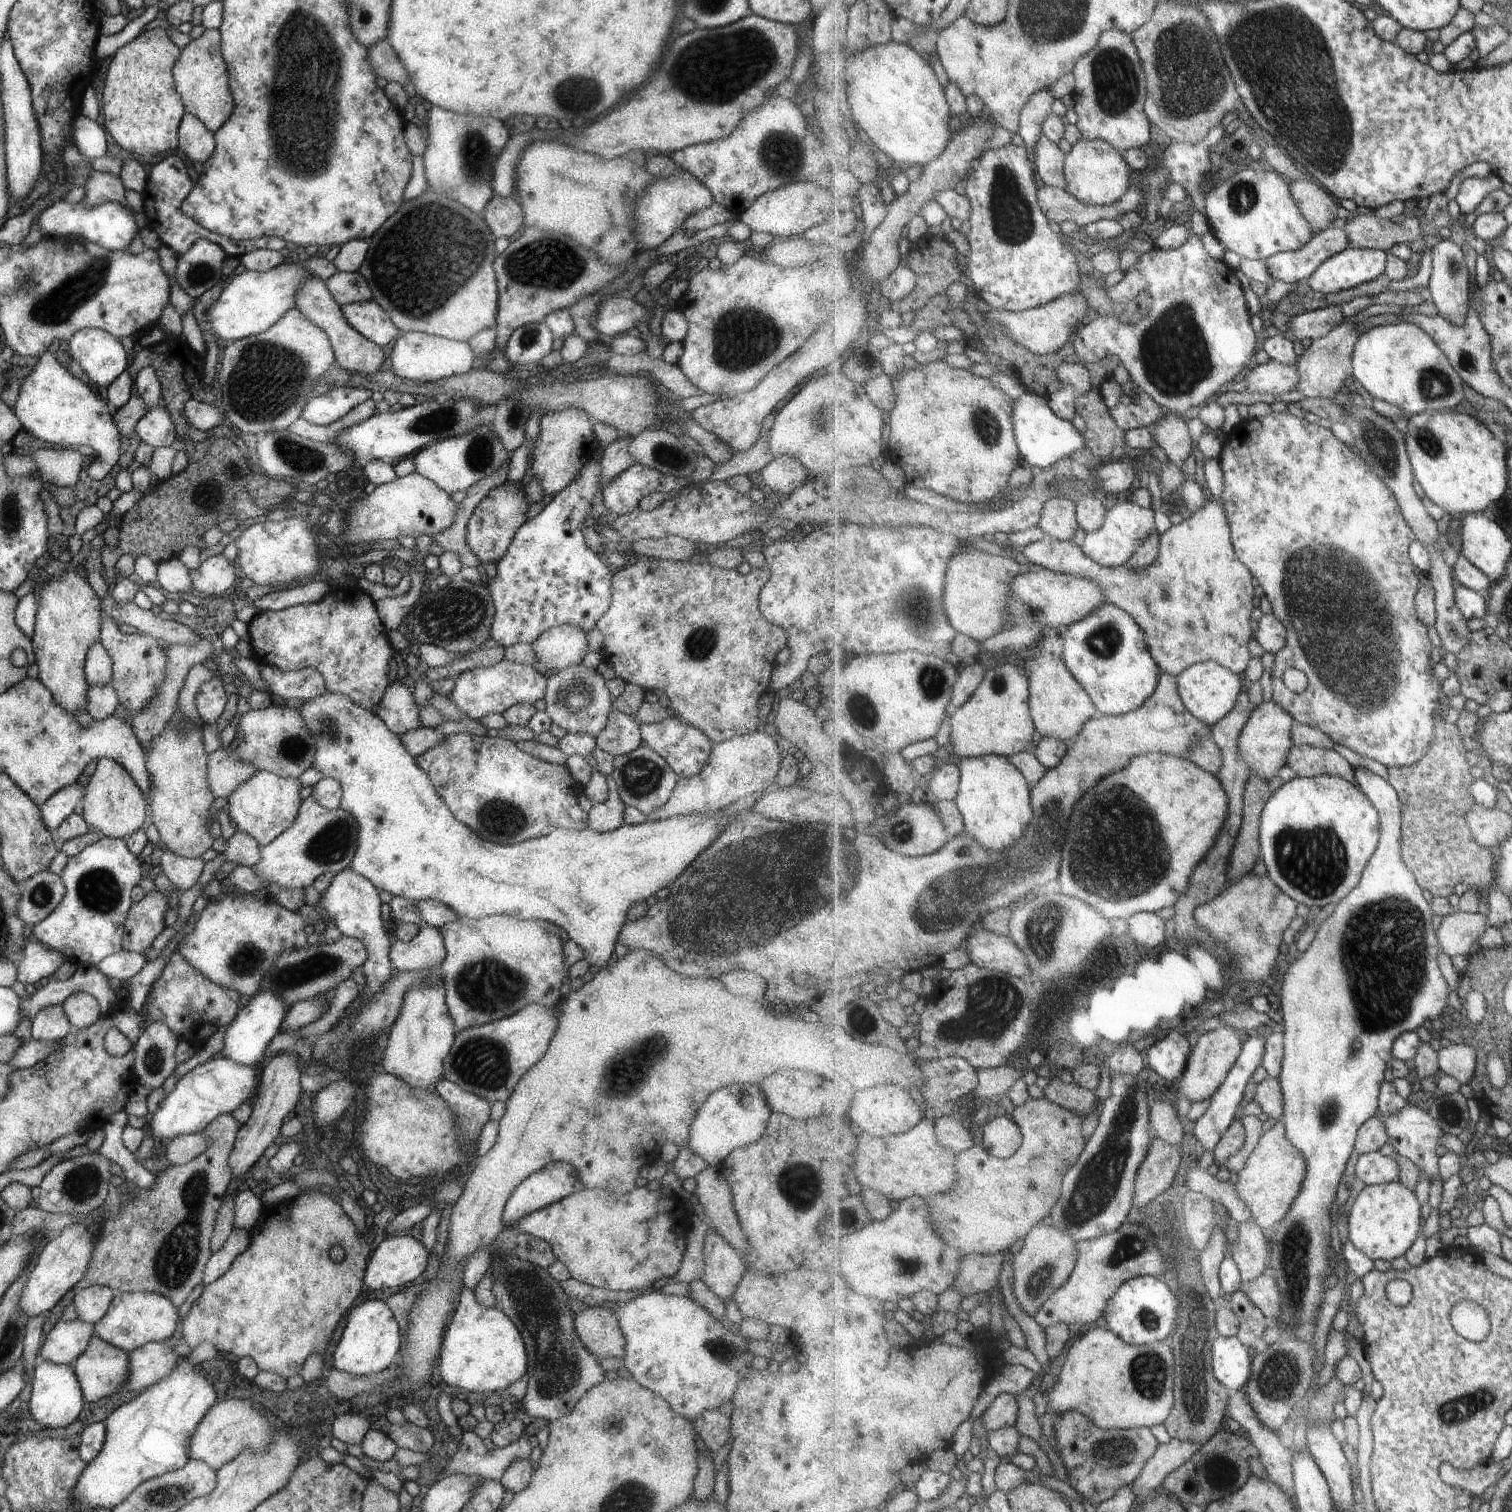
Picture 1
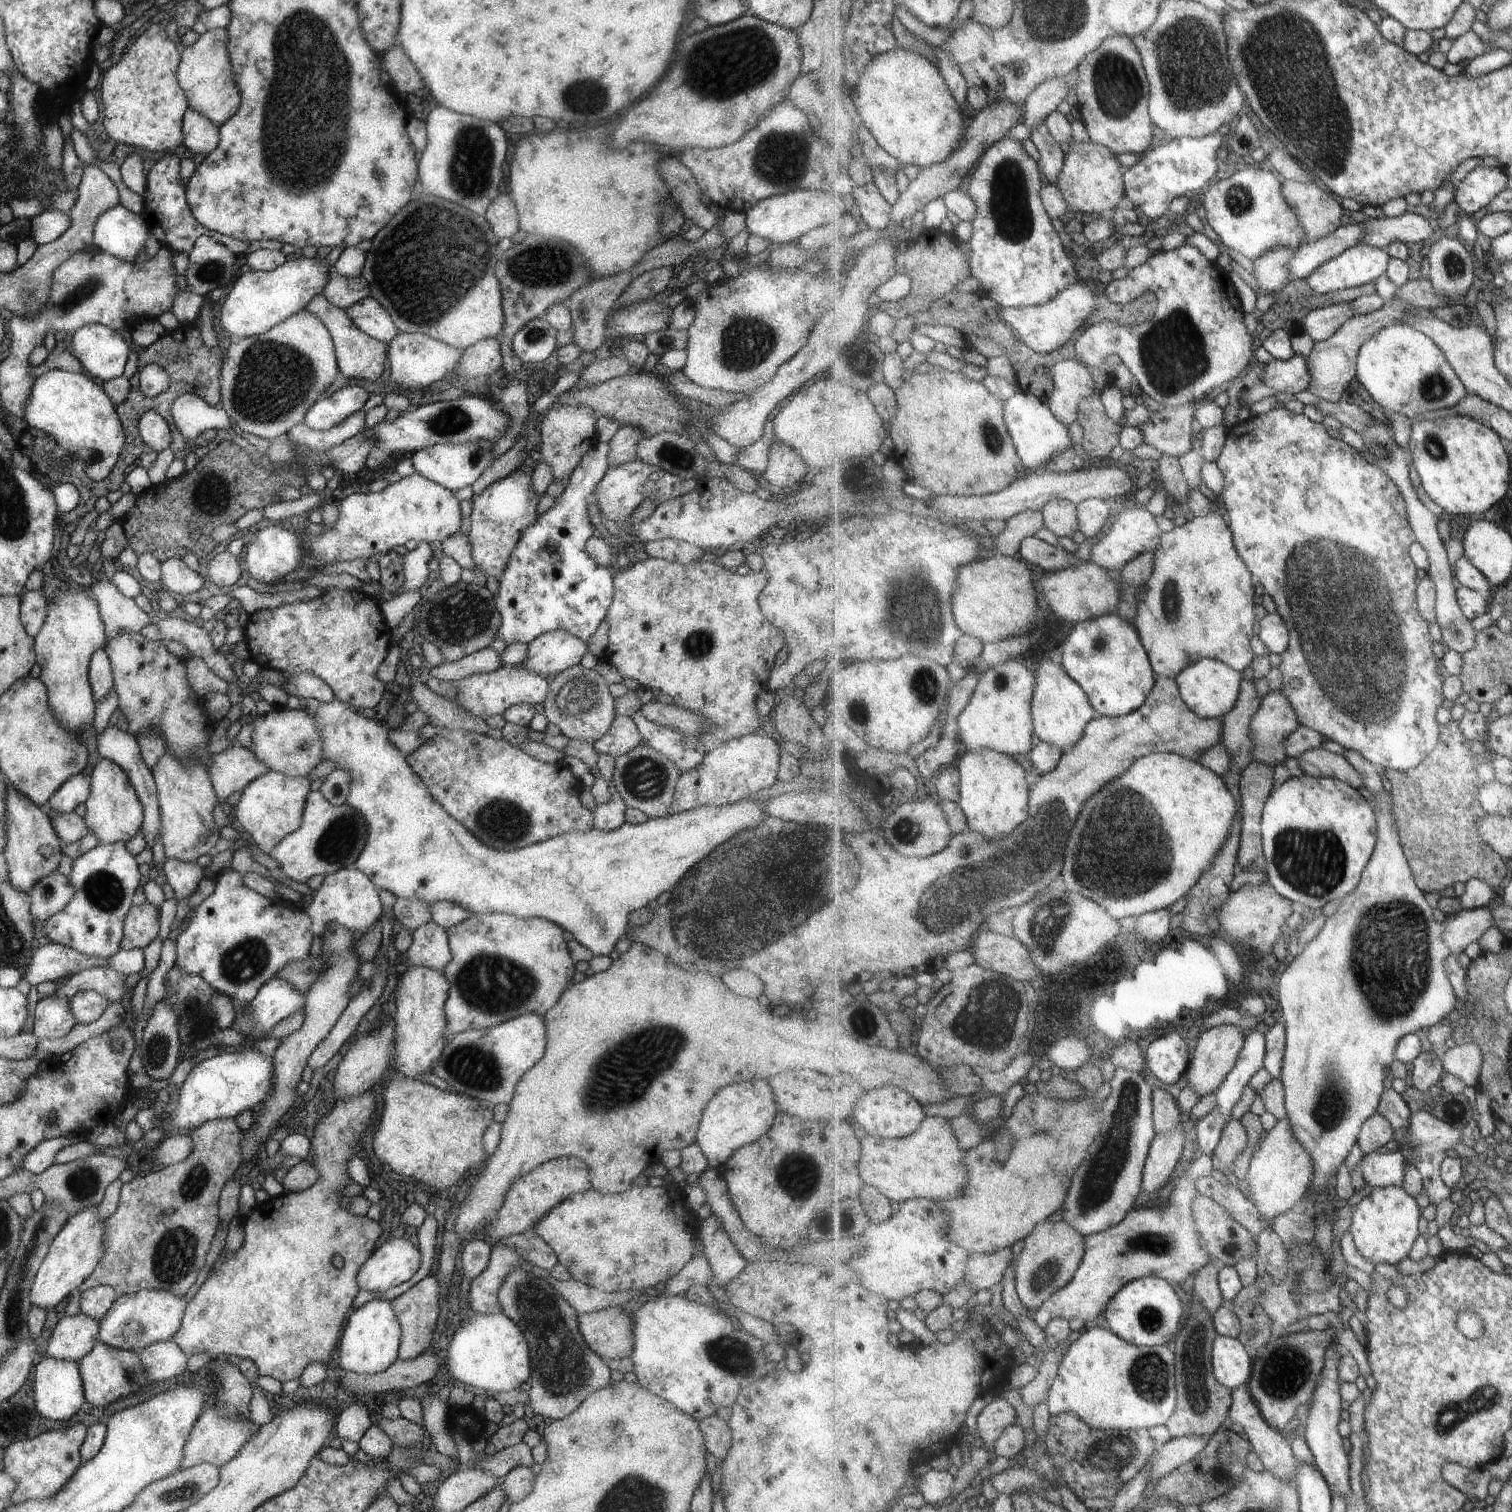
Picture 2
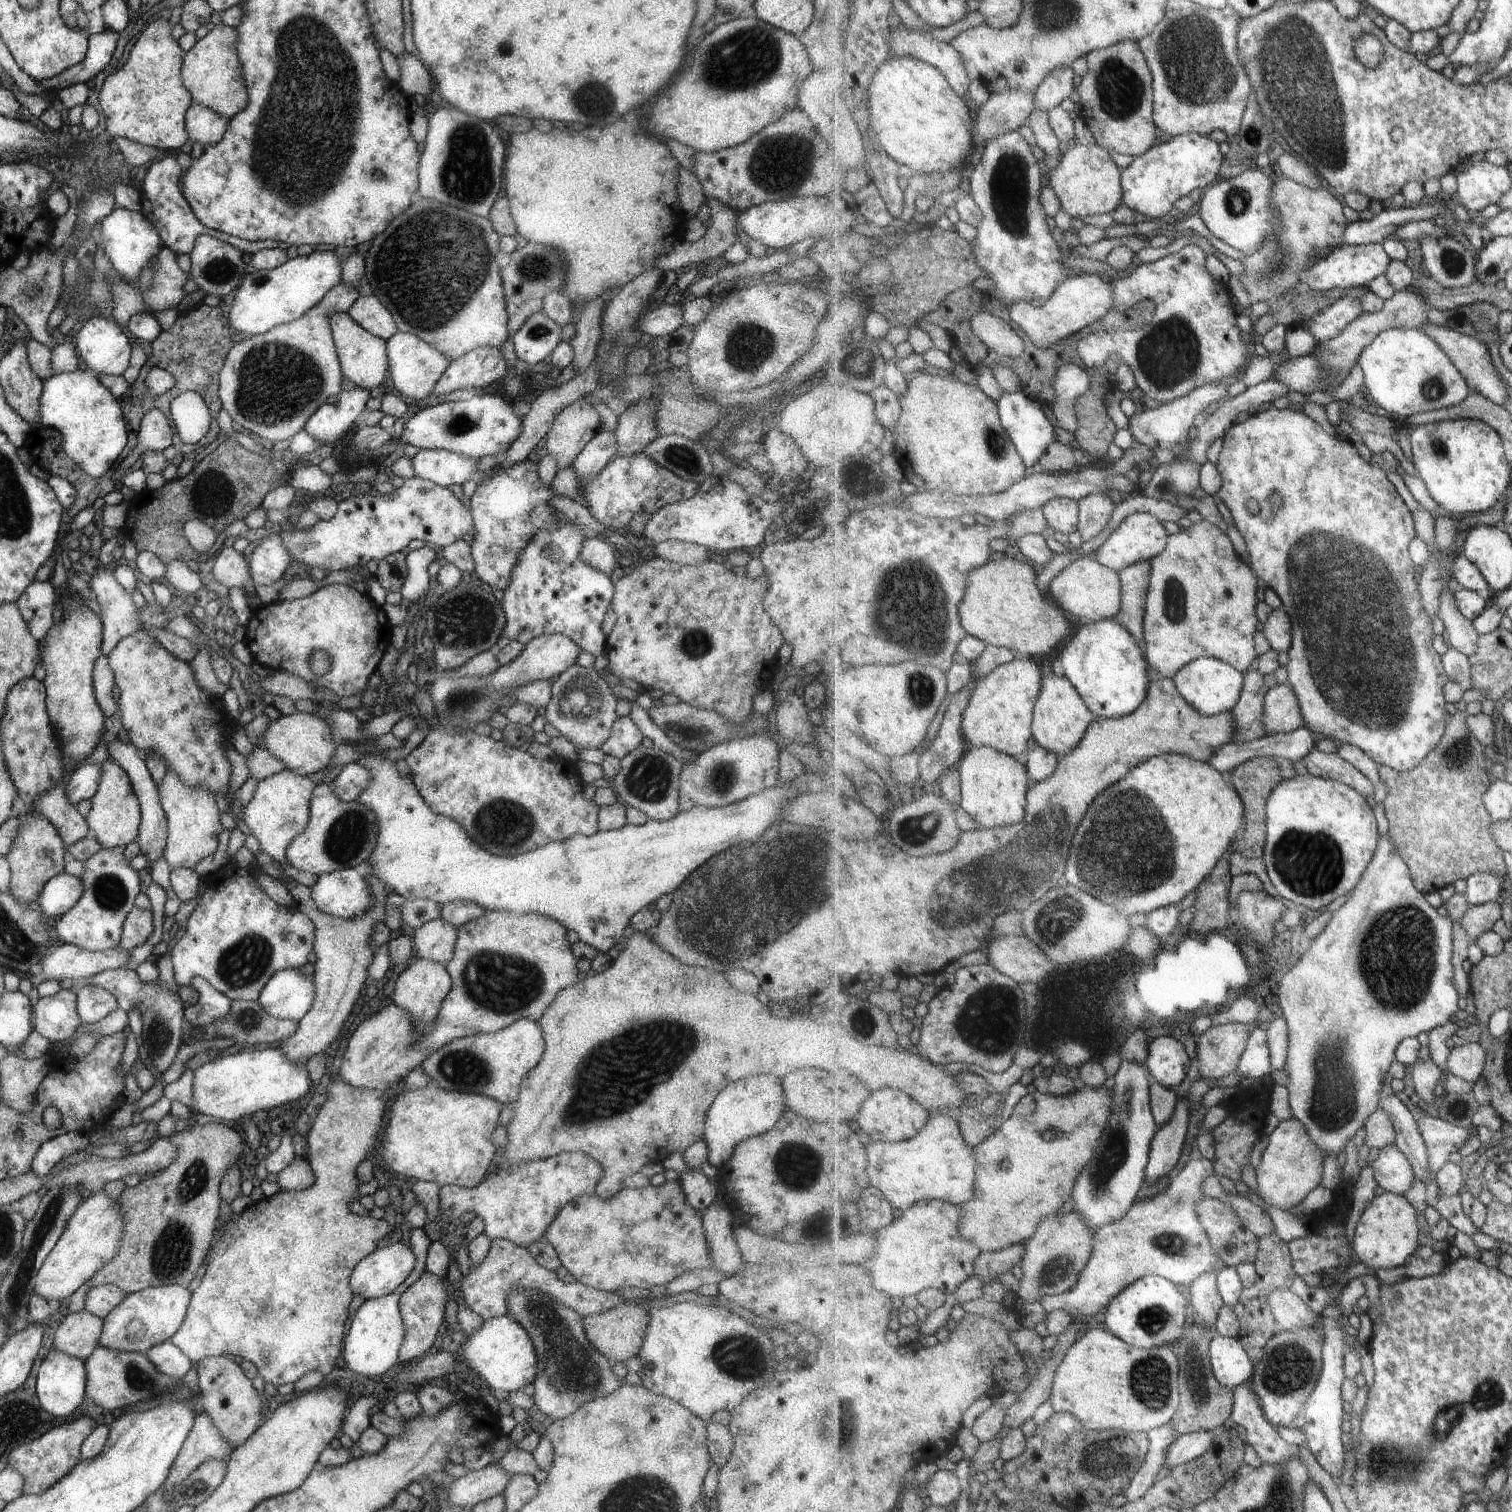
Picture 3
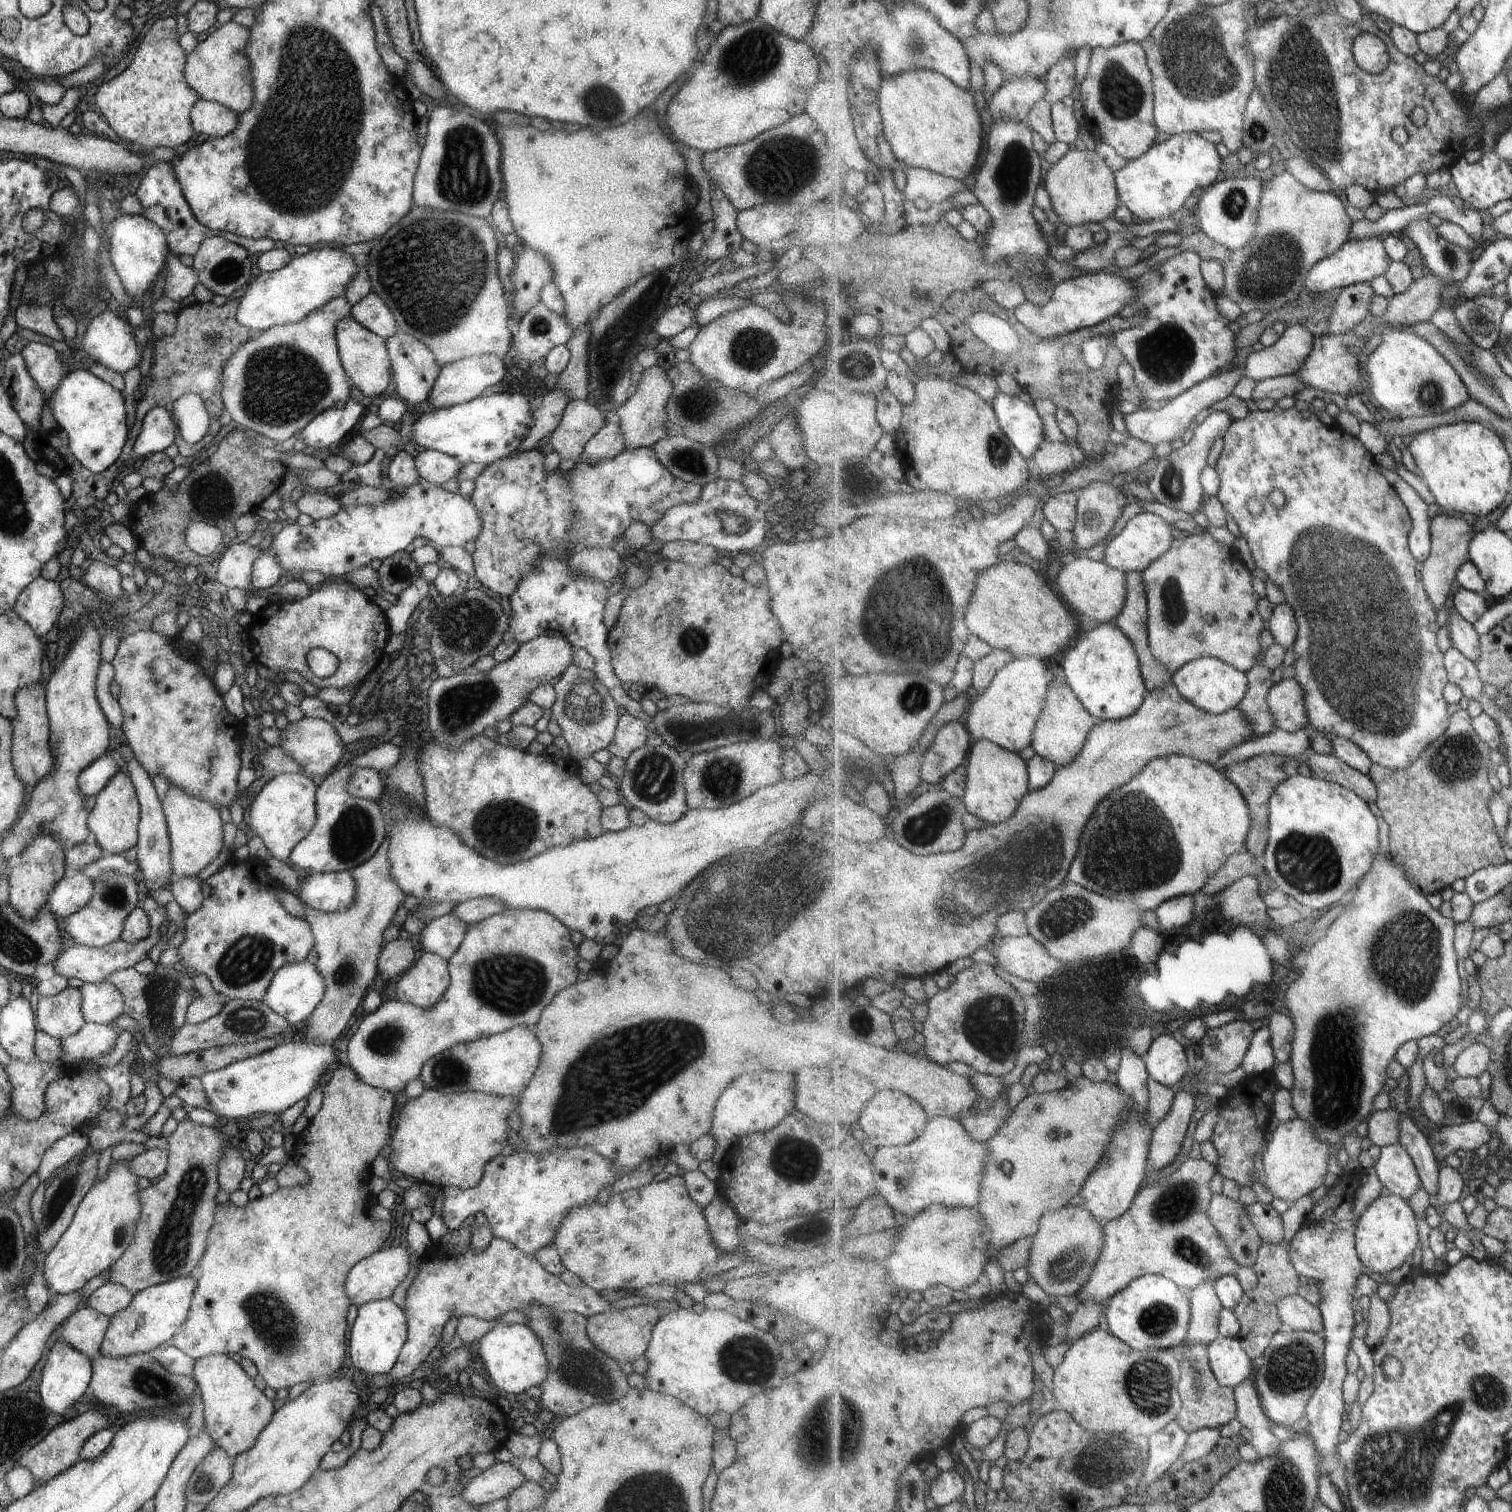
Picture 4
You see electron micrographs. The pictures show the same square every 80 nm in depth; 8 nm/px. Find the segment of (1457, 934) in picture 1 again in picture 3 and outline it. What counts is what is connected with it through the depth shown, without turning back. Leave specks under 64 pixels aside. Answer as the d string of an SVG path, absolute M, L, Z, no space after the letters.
M1498 901L1482 905L1470 905L1467 914L1459 923L1467 932L1469 943L1477 943L1478 938L1487 931L1491 931L1493 924L1501 920L1501 904Z

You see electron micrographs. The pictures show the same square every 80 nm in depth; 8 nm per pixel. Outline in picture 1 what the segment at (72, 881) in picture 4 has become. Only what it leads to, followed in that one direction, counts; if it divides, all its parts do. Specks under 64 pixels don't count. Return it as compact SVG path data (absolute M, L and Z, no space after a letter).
M48 870L36 872L20 886L16 915L27 926L43 920L59 904L65 892L58 875Z

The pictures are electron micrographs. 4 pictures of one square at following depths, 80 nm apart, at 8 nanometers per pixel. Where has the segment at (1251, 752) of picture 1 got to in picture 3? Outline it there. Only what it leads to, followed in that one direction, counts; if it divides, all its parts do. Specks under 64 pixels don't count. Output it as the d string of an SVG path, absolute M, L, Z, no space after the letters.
M1291 682L1276 684L1268 690L1264 698L1264 725L1267 735L1290 733L1306 726Z

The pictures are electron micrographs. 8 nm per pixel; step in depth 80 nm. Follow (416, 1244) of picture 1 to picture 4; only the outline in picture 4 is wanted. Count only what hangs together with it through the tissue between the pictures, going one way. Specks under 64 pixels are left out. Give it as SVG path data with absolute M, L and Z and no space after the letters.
M401 1246L379 1250L358 1260L346 1274L343 1292L356 1307L369 1301L389 1299L395 1287L405 1278L409 1268L409 1256Z

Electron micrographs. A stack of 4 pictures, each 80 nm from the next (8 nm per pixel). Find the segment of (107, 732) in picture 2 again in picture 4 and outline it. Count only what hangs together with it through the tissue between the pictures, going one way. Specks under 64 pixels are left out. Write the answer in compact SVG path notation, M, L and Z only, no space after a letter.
M132 758L127 762L128 775L130 776L133 788L135 789L137 800L140 806L139 820L137 825L136 863L140 870L145 886L149 891L158 888L167 888L171 878L170 870L170 842L166 820L162 811L162 804L157 798L152 778L148 772Z

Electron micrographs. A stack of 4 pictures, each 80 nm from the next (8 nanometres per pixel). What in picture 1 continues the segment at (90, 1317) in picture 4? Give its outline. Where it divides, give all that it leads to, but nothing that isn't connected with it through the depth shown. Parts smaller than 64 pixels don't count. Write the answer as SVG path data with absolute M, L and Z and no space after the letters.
M79 1319L58 1321L47 1334L37 1358L40 1362L71 1365L93 1335L91 1323Z

